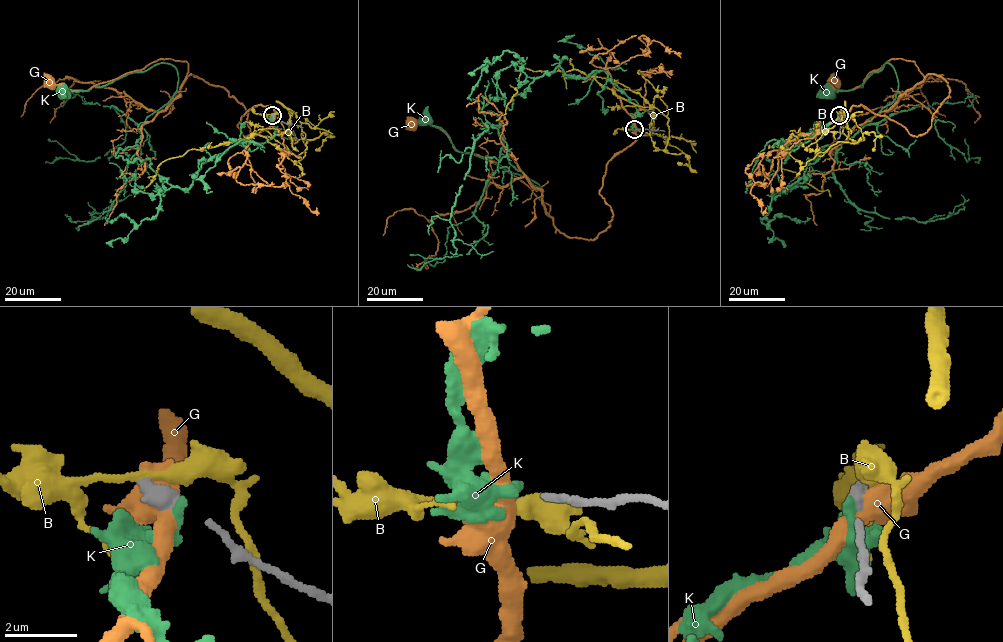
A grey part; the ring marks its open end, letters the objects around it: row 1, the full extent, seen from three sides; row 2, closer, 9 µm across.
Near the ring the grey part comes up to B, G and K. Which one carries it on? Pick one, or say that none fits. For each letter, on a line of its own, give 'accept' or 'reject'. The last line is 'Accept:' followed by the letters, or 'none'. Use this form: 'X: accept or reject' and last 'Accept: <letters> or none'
B: reject
G: reject
K: reject
Accept: none

